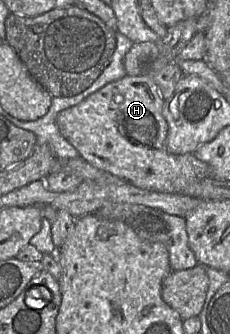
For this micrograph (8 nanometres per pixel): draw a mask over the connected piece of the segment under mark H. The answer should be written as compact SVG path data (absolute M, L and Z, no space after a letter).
M198 18L181 21L167 27L168 32L159 43L158 54L148 67L148 70L138 76L128 76L113 81L79 104L61 111L56 124L64 137L79 153L79 156L93 167L115 175L131 185L148 191L181 194L184 186L190 182L212 177L208 164L199 160L194 153L176 155L167 151L166 139L168 125L163 117L164 99L161 97L152 76L168 63L176 63L179 52L197 33Z

